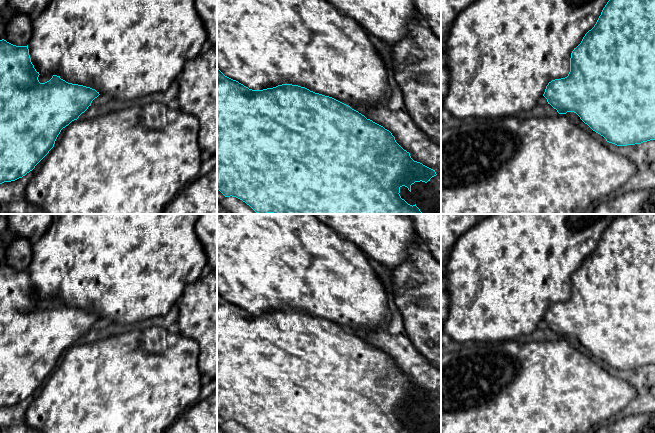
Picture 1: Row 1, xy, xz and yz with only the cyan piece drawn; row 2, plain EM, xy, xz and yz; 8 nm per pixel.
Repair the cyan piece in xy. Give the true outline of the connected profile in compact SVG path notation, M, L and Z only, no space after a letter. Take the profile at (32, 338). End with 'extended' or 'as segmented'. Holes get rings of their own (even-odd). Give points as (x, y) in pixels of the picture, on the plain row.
M0 264L0 408L32 395L54 371L61 354L84 337L100 318L95 313L68 307L60 300L40 307L27 270Z; as segmented

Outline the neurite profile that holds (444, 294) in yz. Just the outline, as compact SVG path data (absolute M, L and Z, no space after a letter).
M441 289L441 335L442 327L449 314L449 294L446 290Z

